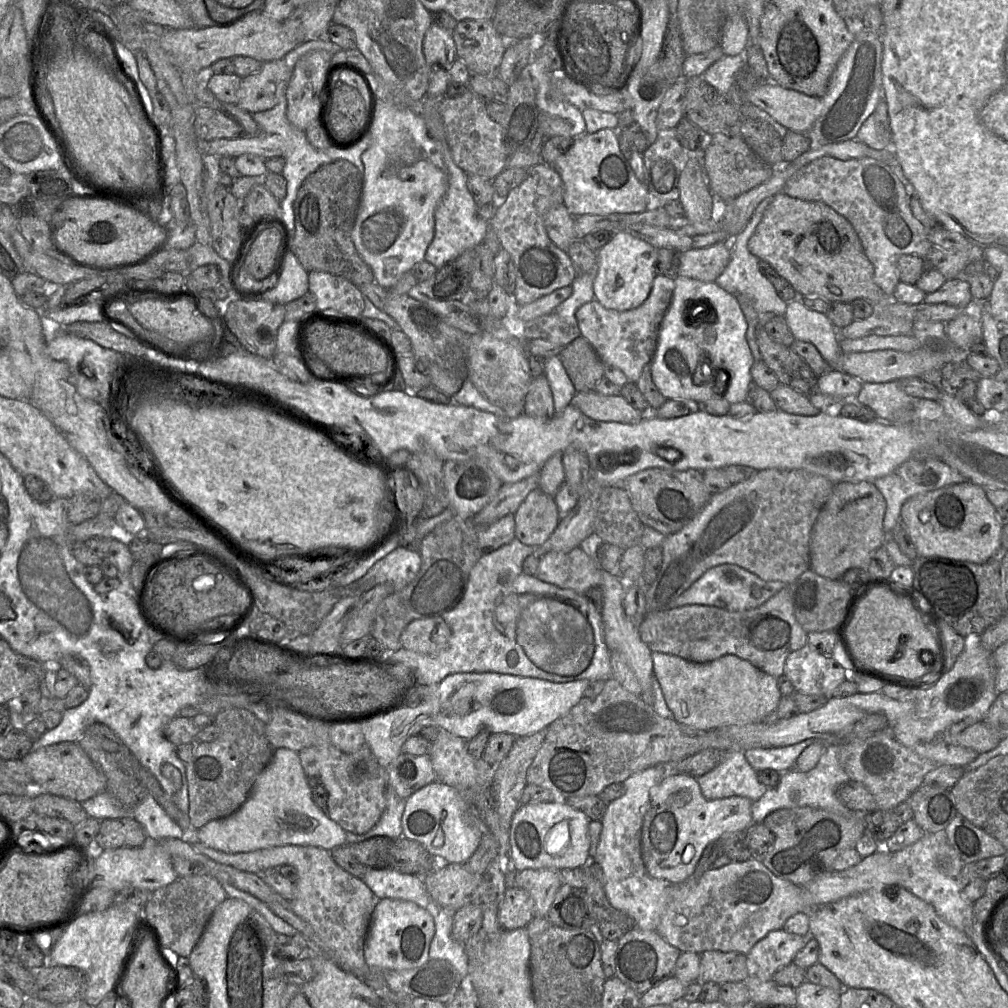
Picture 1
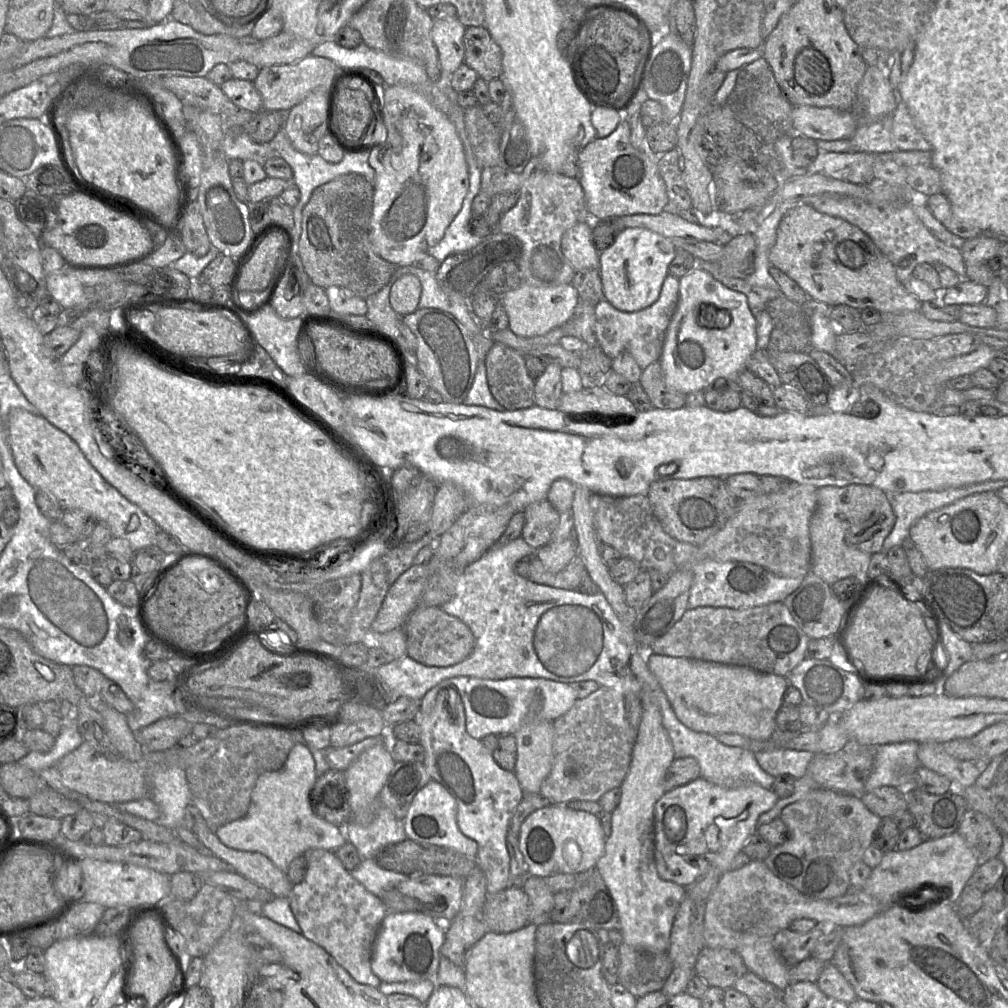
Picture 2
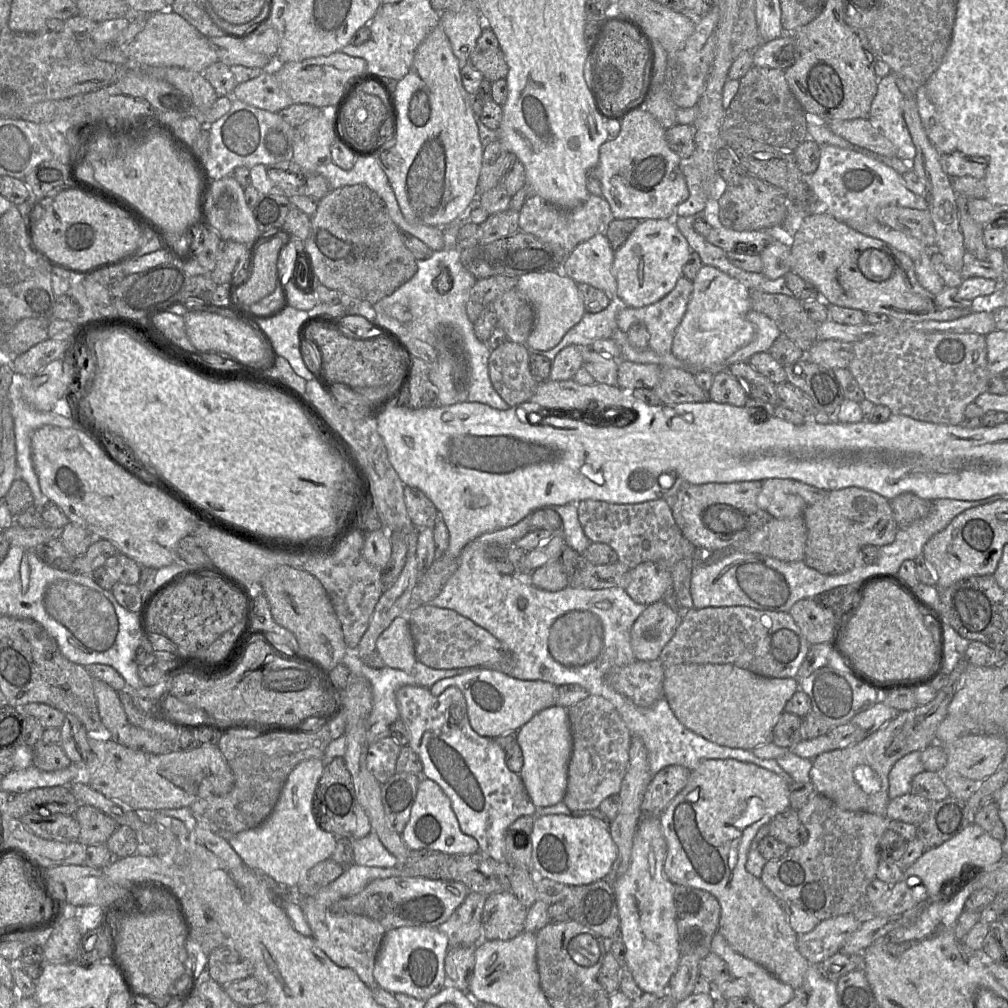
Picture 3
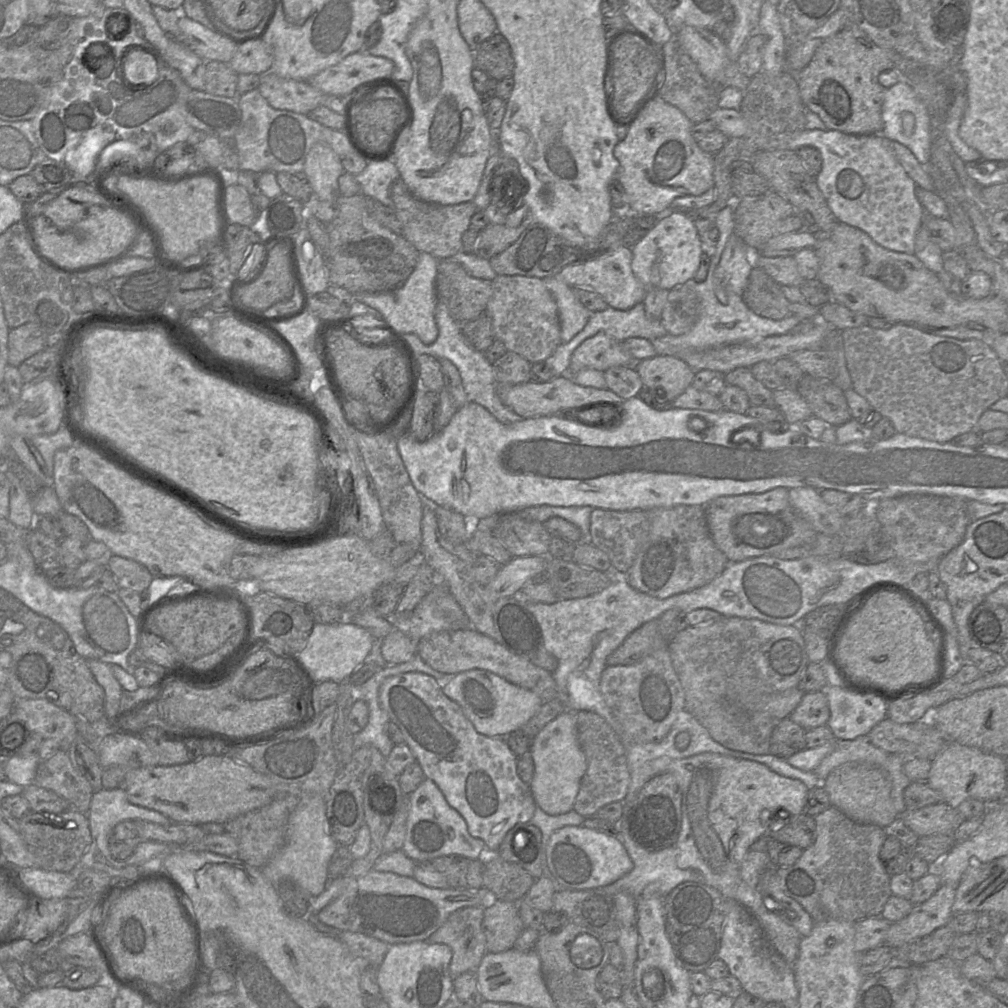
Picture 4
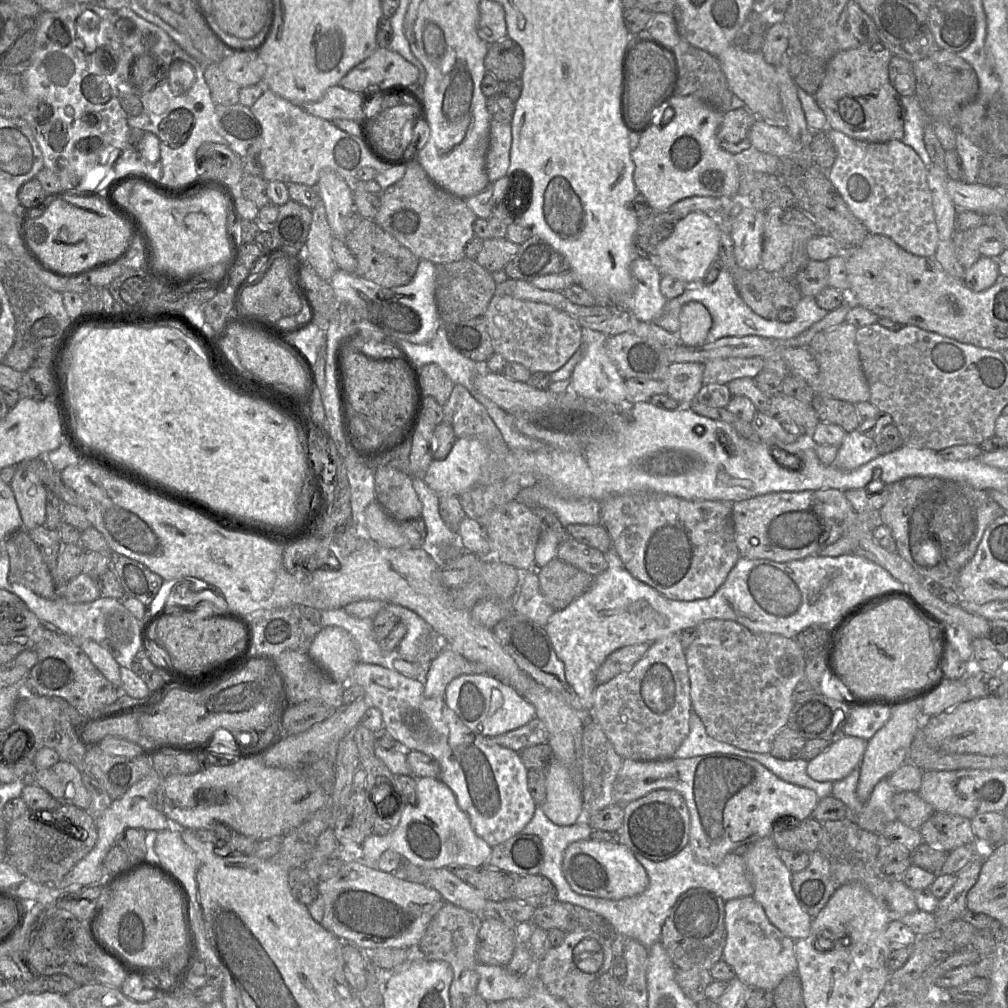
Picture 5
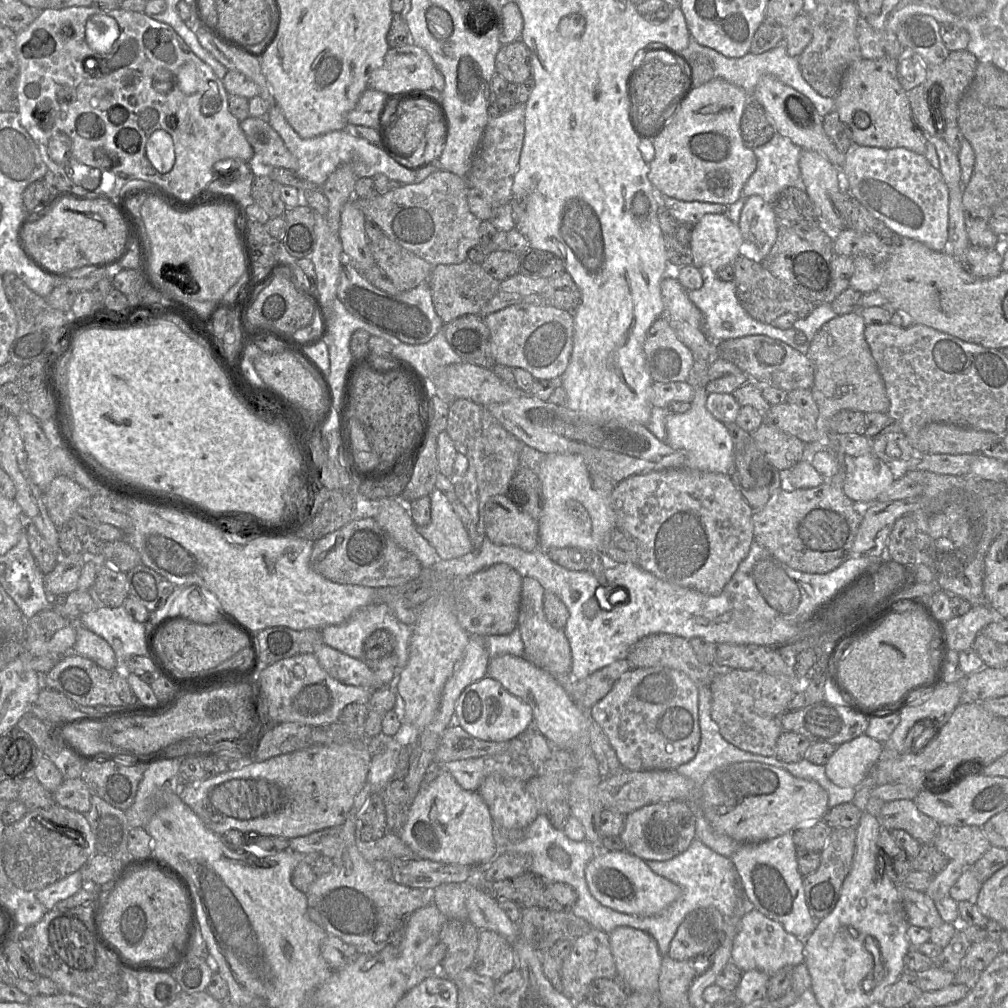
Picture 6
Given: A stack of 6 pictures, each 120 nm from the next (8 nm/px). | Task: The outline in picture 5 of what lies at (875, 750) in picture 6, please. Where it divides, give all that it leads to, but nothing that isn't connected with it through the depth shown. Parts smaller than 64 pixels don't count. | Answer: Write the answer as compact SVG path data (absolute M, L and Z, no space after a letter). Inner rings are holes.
M841 734L830 747L808 761L807 774L817 781L839 781L859 767L867 740Z

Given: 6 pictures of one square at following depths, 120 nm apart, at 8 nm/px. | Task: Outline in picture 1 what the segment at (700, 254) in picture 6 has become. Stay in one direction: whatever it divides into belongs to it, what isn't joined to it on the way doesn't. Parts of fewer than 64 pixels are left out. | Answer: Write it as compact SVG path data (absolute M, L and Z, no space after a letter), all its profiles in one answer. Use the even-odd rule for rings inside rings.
M618 230L613 233L610 241L597 252L597 272L593 280L594 300L606 309L632 310L649 296L656 276L658 248L629 232Z

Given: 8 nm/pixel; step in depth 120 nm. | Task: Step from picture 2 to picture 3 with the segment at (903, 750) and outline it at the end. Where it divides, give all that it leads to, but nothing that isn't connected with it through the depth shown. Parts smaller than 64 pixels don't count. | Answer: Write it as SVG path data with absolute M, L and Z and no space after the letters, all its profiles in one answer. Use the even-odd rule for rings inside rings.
M913 751L900 758L889 773L890 800L910 793L913 778L924 770L921 751Z

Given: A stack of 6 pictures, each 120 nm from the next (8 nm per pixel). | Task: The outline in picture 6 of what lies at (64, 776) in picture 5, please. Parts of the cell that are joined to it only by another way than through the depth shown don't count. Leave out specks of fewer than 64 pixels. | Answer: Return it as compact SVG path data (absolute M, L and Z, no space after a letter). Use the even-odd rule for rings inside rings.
M81 777L64 779L52 795L55 804L83 814L91 807L92 793Z

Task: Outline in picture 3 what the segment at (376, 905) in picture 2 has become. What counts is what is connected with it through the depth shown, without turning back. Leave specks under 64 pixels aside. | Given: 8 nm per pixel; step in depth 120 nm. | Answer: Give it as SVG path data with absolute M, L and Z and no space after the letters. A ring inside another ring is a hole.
M330 883L315 895L302 899L301 909L312 931L312 938L336 965L354 970L370 989L379 987L373 977L373 969L386 931L377 921L369 917L331 912L331 905L340 898L340 895L332 890Z

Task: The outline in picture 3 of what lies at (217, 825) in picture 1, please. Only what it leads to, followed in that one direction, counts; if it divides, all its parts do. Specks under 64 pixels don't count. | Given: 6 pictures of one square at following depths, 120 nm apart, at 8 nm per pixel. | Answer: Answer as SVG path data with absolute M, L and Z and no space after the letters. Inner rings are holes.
M321 759L300 762L289 774L268 818L259 826L242 831L228 840L251 870L269 876L279 884L295 887L309 869L331 858L337 837L323 830L313 814L313 800L323 769Z

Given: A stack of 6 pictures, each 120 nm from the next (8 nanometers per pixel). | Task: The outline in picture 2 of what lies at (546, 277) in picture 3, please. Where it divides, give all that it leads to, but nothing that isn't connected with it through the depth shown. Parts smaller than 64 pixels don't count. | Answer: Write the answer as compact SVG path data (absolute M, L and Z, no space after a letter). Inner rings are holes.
M521 282L520 285L501 296L501 303L509 317L509 330L524 338L541 336L563 326L572 317L580 298L570 284L553 287L535 287Z

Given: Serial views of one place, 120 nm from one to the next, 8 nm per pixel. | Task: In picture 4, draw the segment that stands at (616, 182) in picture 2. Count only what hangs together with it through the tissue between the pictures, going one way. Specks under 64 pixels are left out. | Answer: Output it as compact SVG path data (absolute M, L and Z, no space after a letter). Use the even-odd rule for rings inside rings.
M657 95L629 127L627 136L616 144L614 156L619 168L615 180L622 185L632 211L654 215L670 207L678 197L698 196L714 187L714 155L703 151L696 144L692 136L693 126L683 112Z

